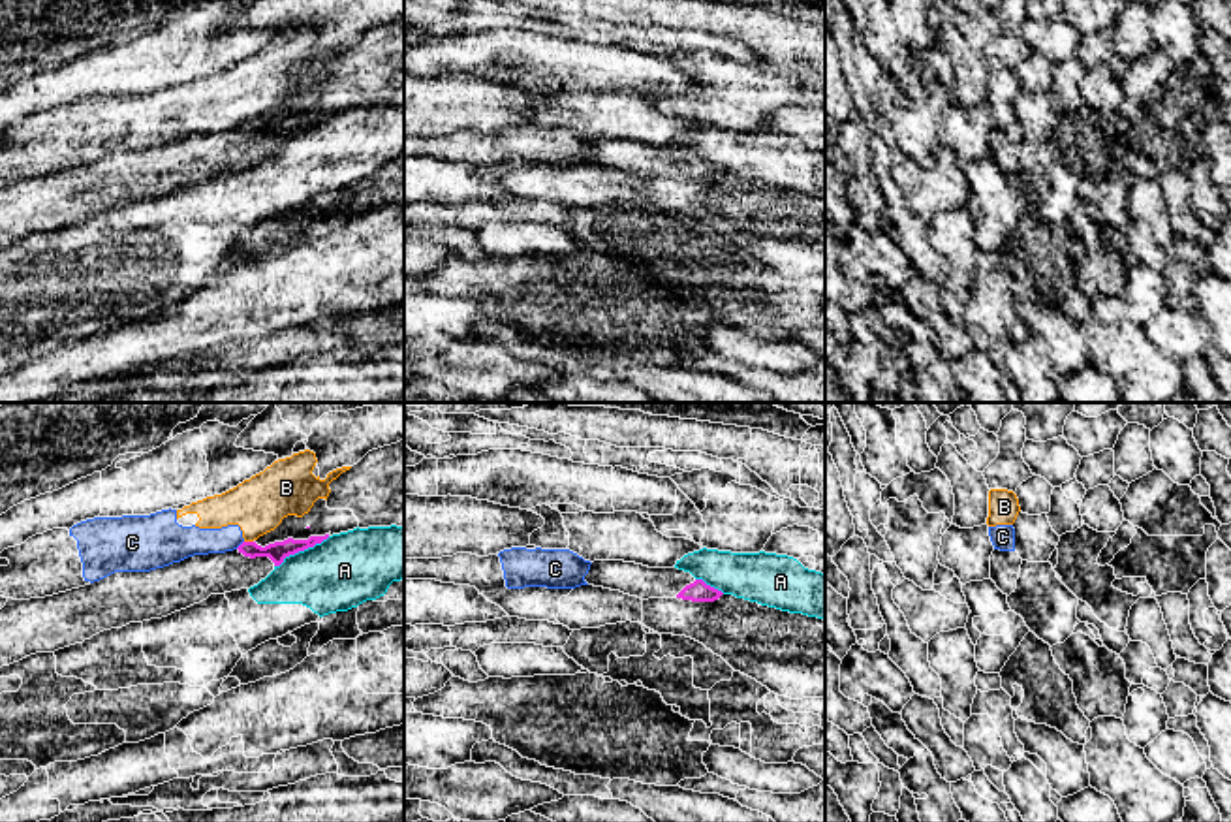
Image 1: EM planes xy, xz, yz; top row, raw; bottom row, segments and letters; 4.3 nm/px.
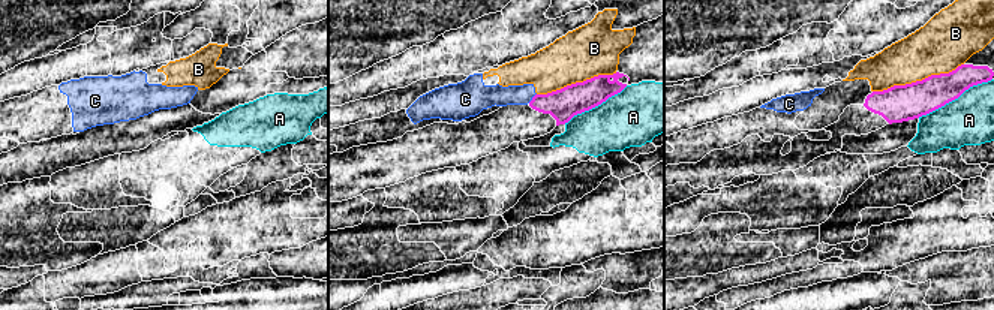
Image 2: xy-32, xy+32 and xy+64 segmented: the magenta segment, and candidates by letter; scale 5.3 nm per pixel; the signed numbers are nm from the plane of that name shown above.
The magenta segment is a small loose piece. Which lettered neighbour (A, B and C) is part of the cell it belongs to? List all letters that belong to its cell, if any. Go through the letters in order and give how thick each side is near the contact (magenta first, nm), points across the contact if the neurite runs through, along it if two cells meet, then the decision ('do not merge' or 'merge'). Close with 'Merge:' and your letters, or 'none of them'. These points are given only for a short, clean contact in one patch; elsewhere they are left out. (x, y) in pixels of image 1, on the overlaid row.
A: 90/320 nm | do not merge
B: 90/240 nm | do not merge
C: 90/140 nm | along xy (243, 540), (235, 548) | do not merge
Merge: none of them

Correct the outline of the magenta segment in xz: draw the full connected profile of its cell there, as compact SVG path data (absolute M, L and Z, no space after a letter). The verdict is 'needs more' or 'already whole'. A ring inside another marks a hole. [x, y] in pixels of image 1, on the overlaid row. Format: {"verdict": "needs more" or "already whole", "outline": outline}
{"verdict": "needs more", "outline": "M594 561L584 581L641 600L682 598L692 602L714 602L724 594L703 579L695 579L690 572L678 568L648 568L624 561Z"}

